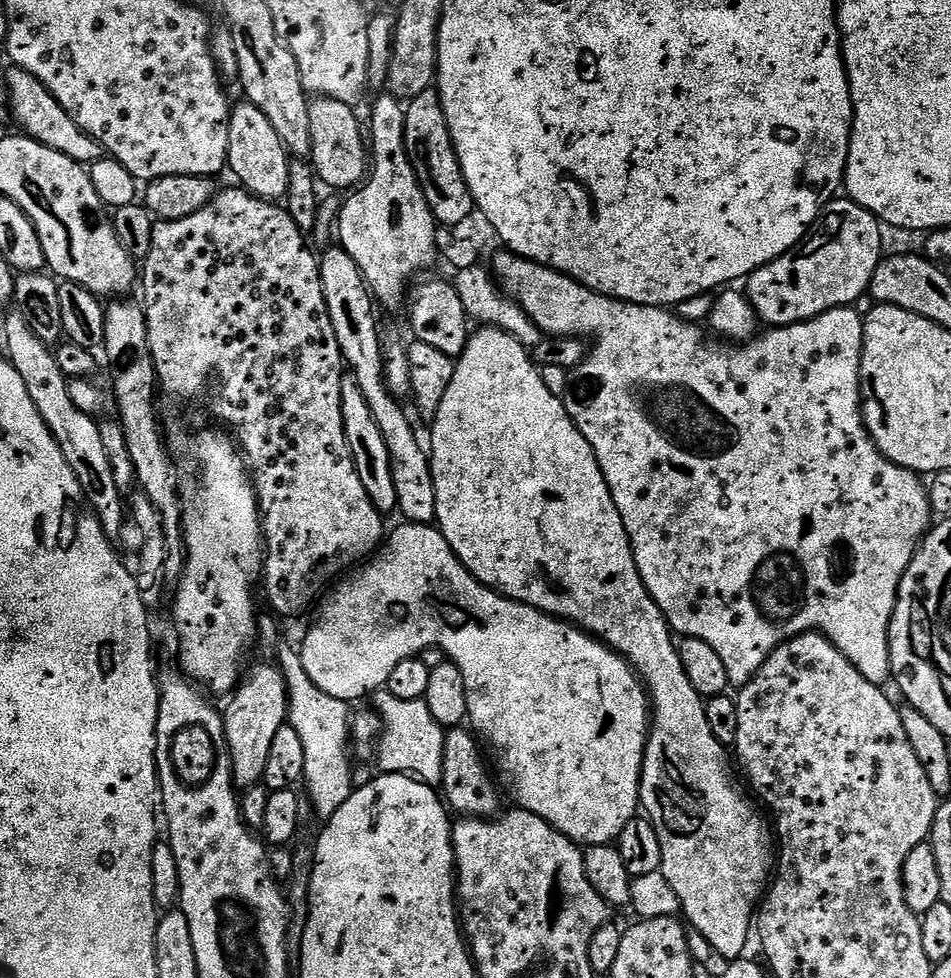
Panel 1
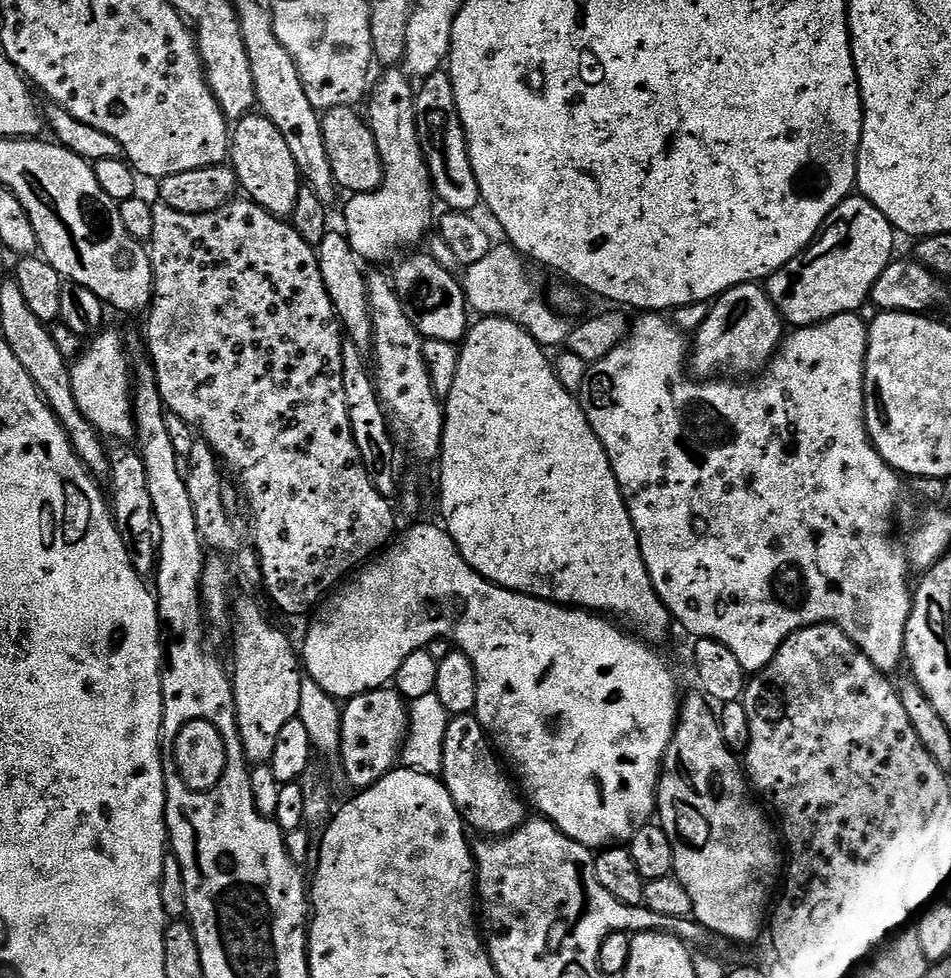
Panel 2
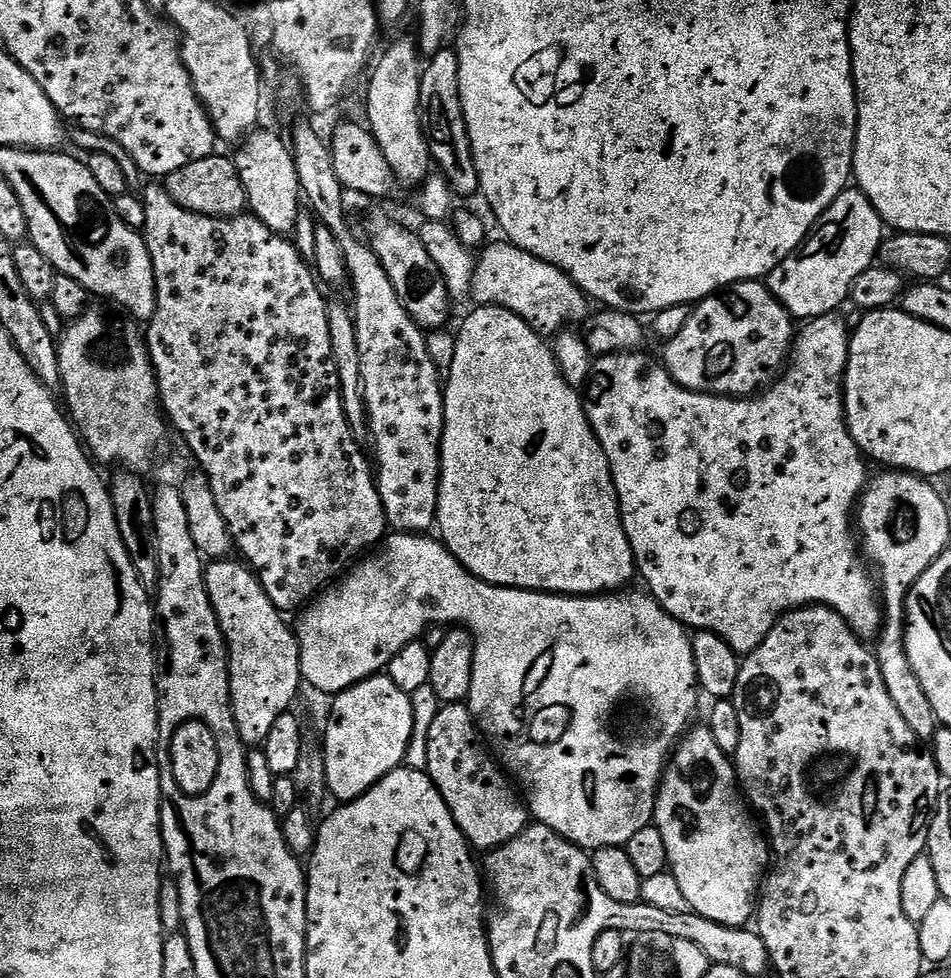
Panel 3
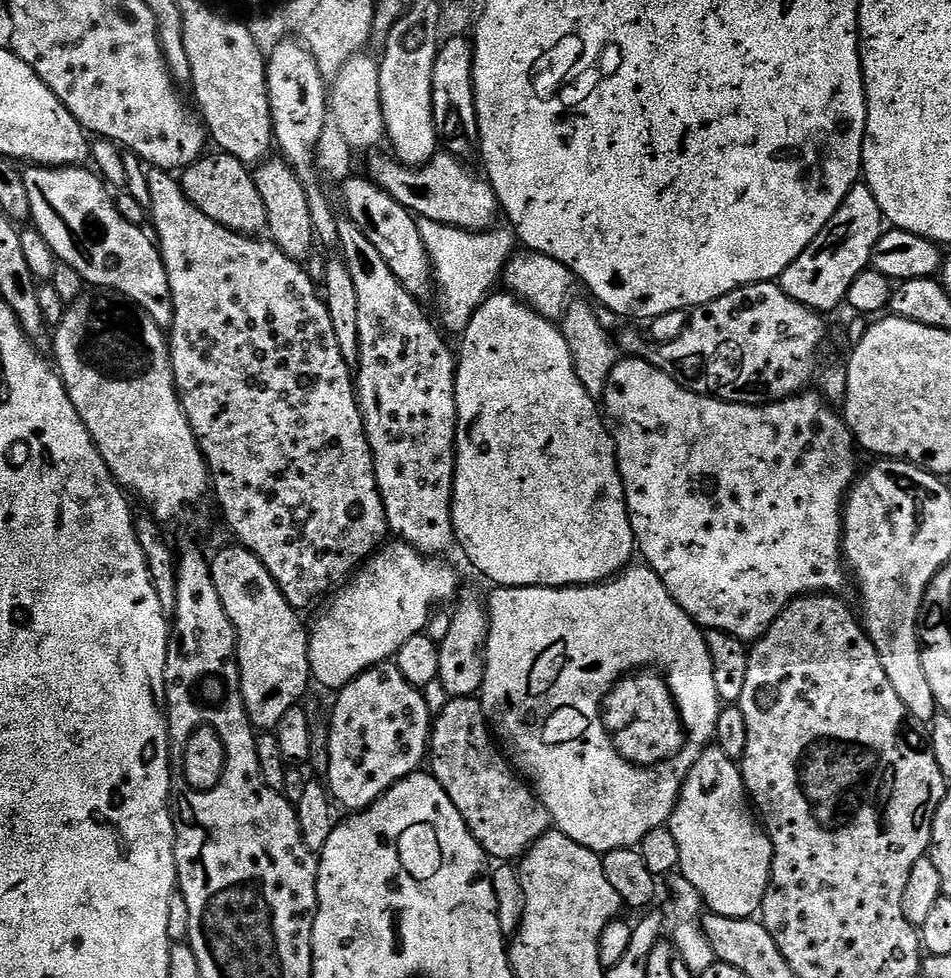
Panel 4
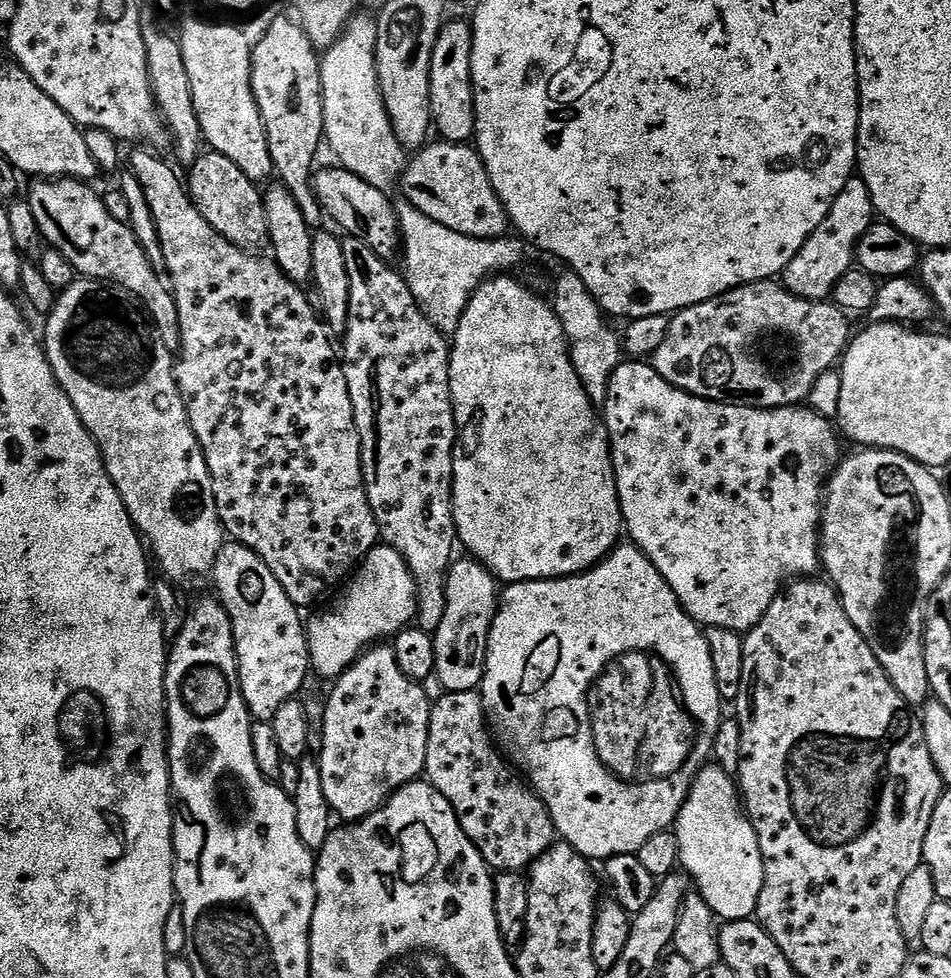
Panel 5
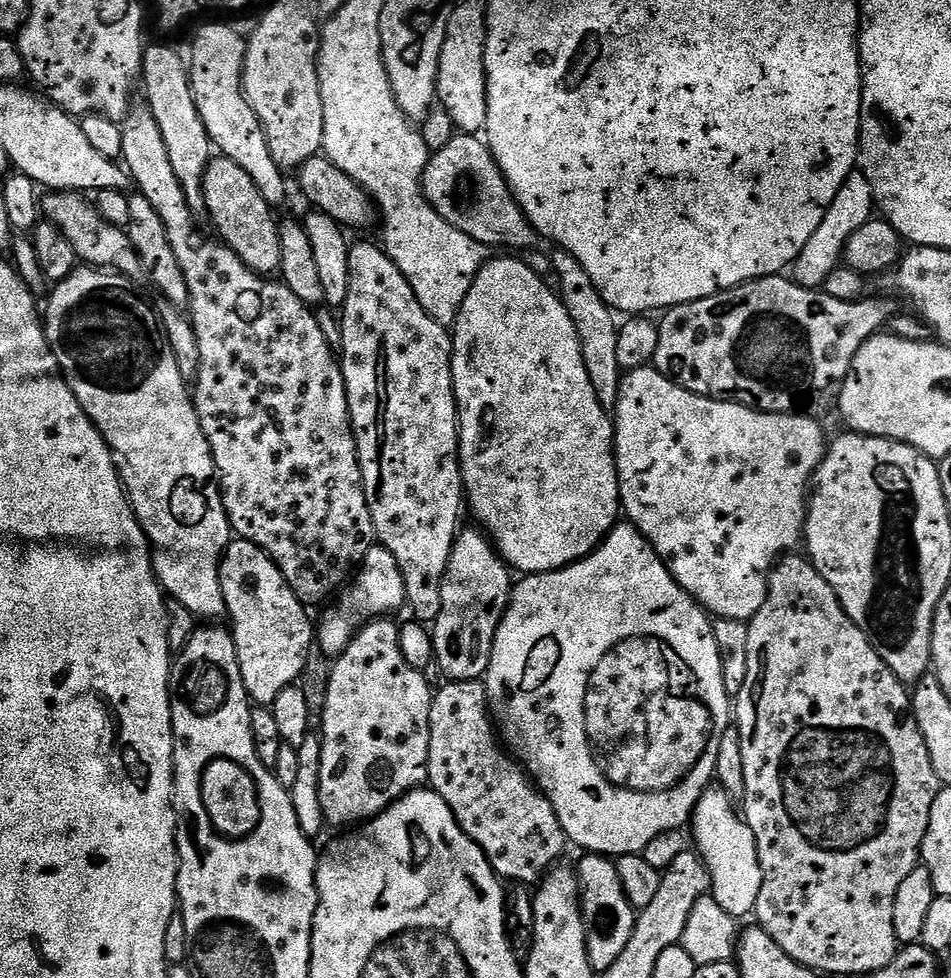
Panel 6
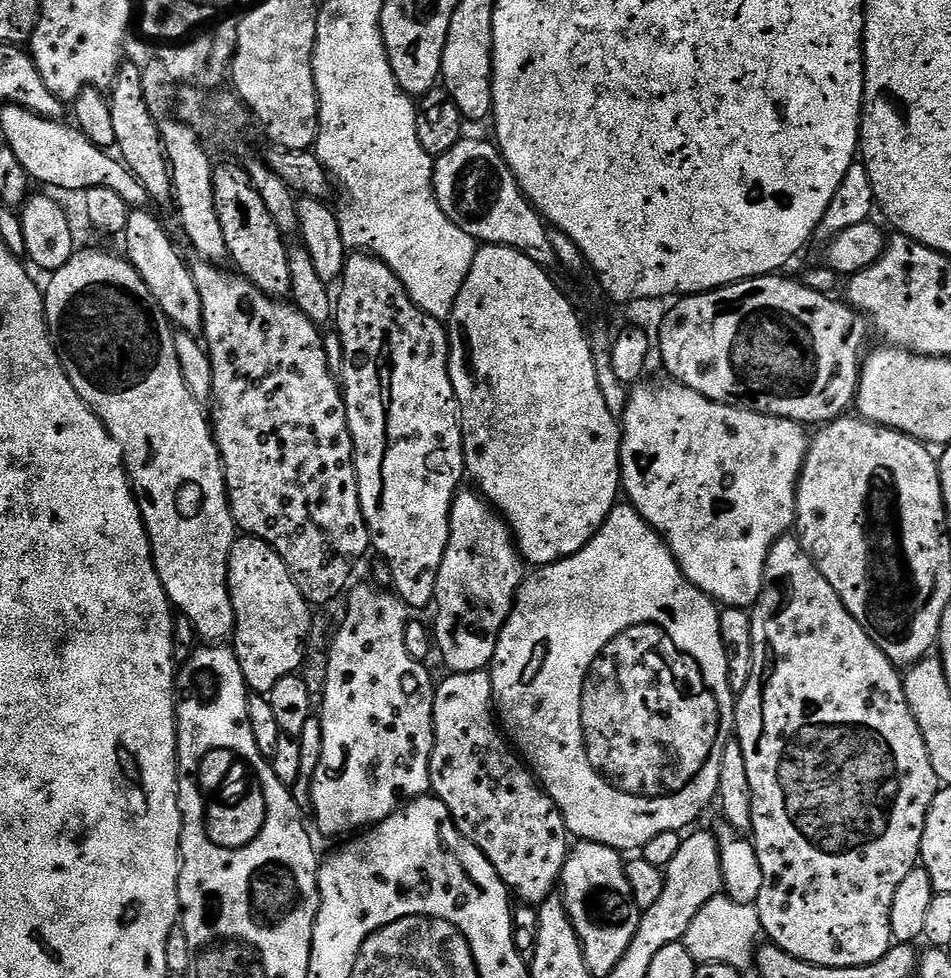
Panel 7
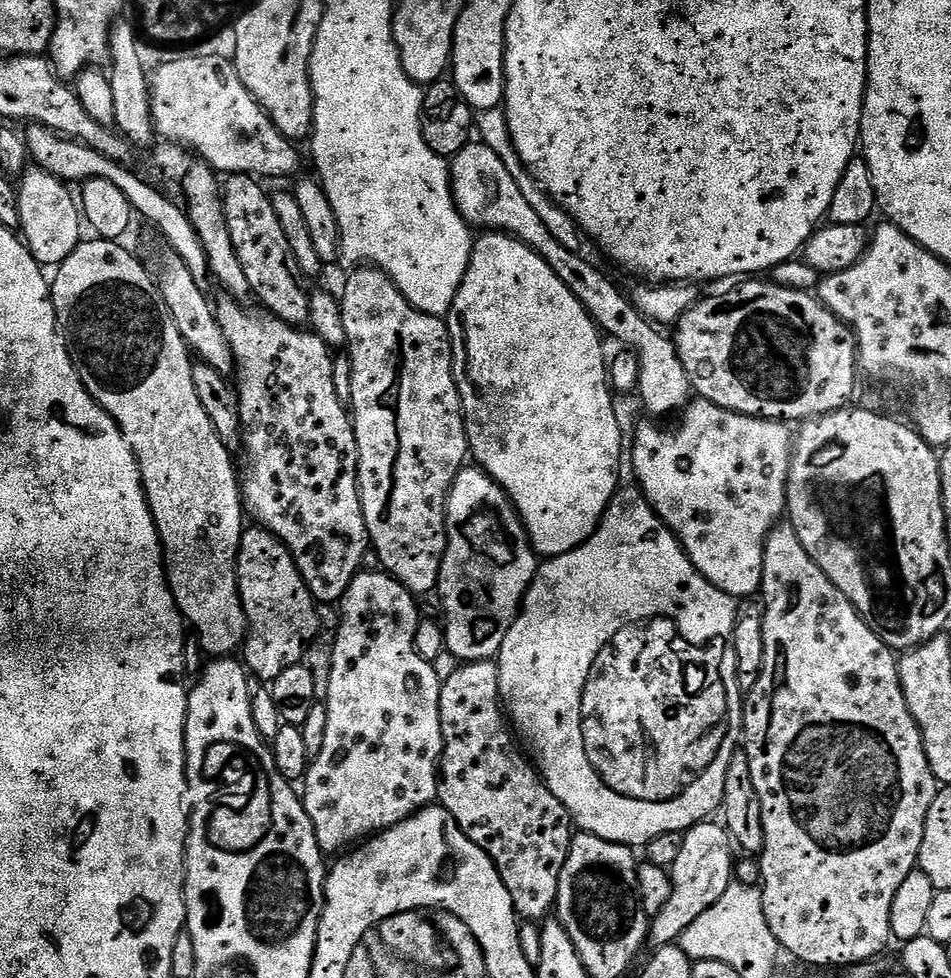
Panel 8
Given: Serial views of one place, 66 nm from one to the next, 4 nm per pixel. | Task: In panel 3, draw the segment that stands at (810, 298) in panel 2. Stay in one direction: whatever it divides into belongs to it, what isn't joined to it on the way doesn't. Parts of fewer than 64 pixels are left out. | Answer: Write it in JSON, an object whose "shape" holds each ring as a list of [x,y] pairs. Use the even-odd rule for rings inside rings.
{"shape":[[[849,186],[842,194],[838,194],[838,198],[834,198],[831,206],[821,214],[815,231],[808,239],[767,276],[766,283],[776,301],[797,321],[817,320],[820,316],[835,313],[839,309],[836,307],[851,297],[858,274],[862,274],[877,263],[880,246],[885,239],[886,225],[874,210],[874,206],[864,197],[859,187]]]}

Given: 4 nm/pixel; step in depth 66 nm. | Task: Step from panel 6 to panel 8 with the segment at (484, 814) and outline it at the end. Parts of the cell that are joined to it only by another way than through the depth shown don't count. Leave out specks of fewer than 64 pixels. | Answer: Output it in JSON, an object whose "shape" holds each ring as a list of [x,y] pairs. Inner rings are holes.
{"shape":[[[474,660],[461,663],[460,668],[453,670],[449,676],[443,677],[440,685],[440,721],[442,722],[442,738],[444,739],[444,753],[440,756],[438,769],[438,804],[458,822],[458,826],[481,848],[490,859],[495,862],[498,874],[506,886],[506,890],[512,899],[512,905],[516,908],[517,917],[524,922],[540,922],[555,909],[558,898],[558,878],[562,878],[562,866],[566,866],[568,851],[572,845],[574,825],[571,814],[554,798],[554,794],[544,784],[544,777],[534,767],[533,761],[518,747],[517,737],[506,719],[506,713],[502,707],[500,698],[500,669],[492,660]]]}

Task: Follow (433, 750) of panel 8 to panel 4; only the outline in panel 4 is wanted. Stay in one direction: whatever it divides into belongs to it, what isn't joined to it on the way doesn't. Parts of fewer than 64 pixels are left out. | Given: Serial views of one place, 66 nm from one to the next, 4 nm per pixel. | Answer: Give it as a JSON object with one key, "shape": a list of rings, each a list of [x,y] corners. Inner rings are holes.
{"shape":[[[391,663],[368,668],[344,688],[339,689],[332,708],[332,725],[328,728],[328,780],[326,788],[331,799],[355,814],[377,800],[390,786],[411,776],[425,763],[430,739],[430,709],[424,693],[416,689]]]}

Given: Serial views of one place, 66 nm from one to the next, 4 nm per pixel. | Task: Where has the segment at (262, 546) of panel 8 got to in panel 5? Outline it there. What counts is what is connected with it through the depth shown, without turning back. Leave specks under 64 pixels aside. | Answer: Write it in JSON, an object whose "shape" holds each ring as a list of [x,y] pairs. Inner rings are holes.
{"shape":[[[226,542],[220,548],[216,565],[212,567],[210,580],[216,583],[219,603],[228,613],[232,623],[232,633],[236,643],[236,665],[240,675],[240,689],[249,712],[260,722],[270,722],[274,714],[278,714],[278,706],[293,699],[296,692],[304,684],[304,679],[310,676],[310,661],[308,659],[308,634],[305,621],[300,621],[301,609],[282,590],[282,582],[274,578],[270,566],[254,550],[245,544]]]}

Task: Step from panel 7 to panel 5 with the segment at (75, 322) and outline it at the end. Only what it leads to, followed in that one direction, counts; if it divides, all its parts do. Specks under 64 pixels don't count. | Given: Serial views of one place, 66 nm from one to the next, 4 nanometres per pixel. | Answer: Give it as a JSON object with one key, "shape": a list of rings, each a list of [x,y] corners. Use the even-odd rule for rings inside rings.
{"shape":[[[80,278],[69,284],[55,297],[55,304],[52,312],[46,316],[46,322],[48,322],[48,325],[44,328],[44,336],[42,332],[44,352],[52,364],[52,369],[62,386],[62,390],[72,399],[74,410],[78,410],[86,430],[100,447],[100,453],[104,455],[106,470],[130,514],[132,523],[136,525],[141,537],[146,538],[150,545],[150,552],[155,563],[156,560],[160,563],[161,570],[165,572],[163,575],[176,586],[186,583],[187,580],[196,580],[199,576],[207,577],[211,573],[212,567],[216,565],[221,546],[226,543],[226,533],[224,523],[220,521],[220,515],[218,514],[212,475],[208,469],[202,446],[192,429],[192,423],[188,417],[188,408],[185,406],[180,393],[180,386],[176,383],[173,349],[164,343],[163,336],[157,332],[156,325],[152,323],[143,303],[128,293],[125,288],[121,288],[119,284],[113,284],[106,280]]]}

